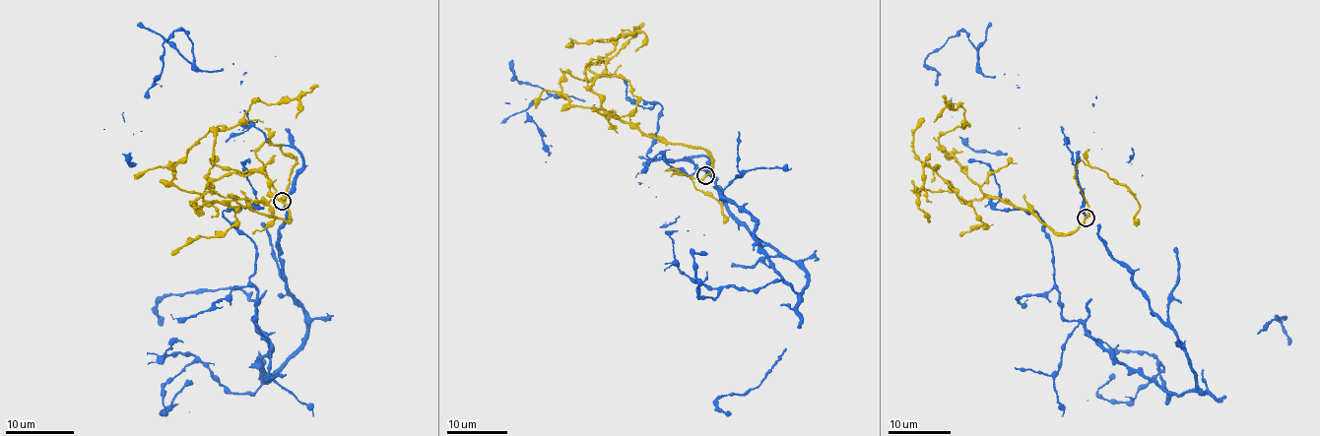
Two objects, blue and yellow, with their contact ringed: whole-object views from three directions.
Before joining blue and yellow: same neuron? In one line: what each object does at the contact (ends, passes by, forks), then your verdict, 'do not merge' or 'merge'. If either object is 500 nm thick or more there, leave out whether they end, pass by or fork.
blue ends | yellow passes by | do not merge

